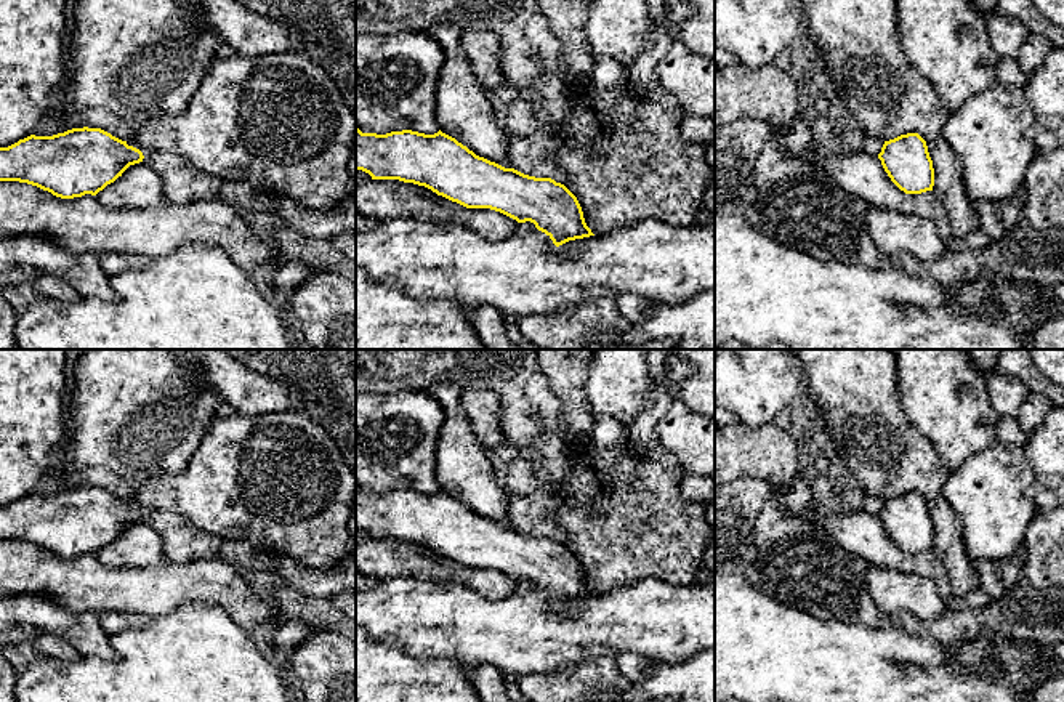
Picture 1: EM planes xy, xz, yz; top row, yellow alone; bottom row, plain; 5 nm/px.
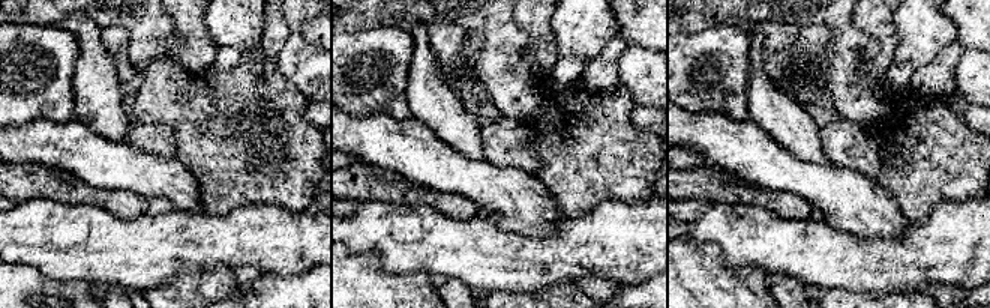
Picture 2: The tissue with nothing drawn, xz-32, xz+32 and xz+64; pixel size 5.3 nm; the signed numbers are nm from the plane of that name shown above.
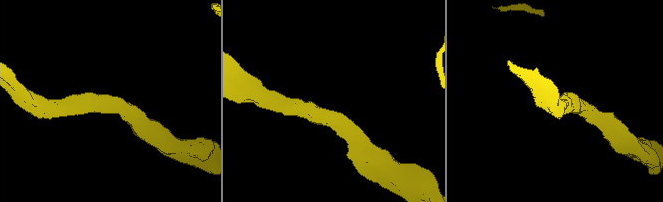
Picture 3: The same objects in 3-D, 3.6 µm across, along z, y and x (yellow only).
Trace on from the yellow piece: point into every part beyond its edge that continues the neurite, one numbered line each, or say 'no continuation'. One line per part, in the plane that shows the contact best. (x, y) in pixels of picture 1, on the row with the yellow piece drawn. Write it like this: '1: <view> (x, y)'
no continuation

